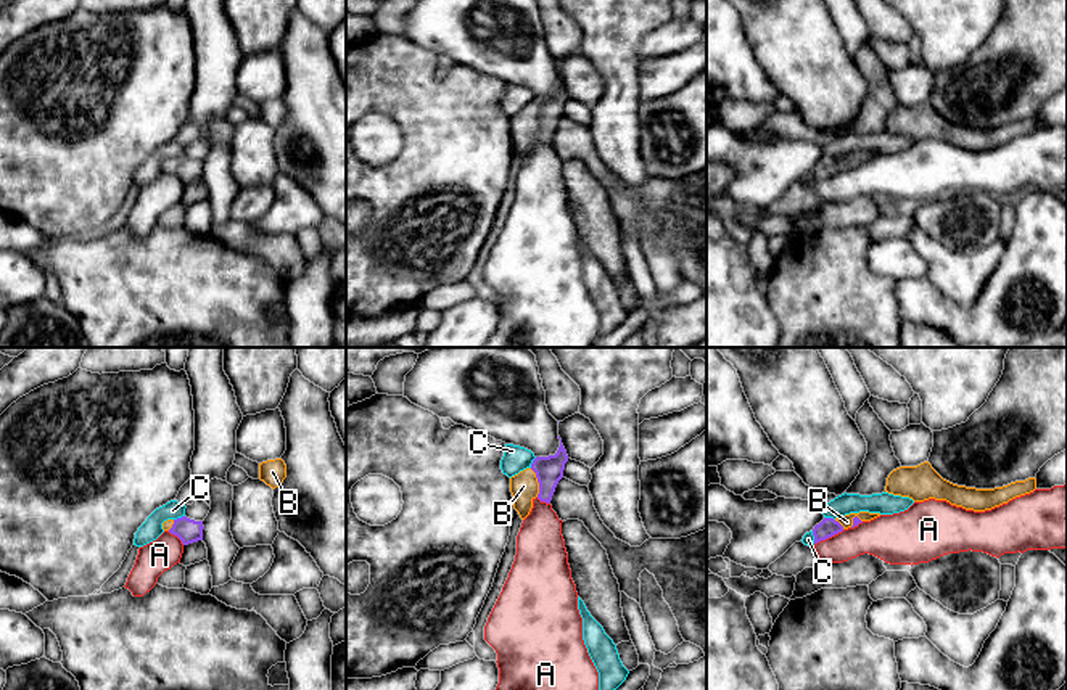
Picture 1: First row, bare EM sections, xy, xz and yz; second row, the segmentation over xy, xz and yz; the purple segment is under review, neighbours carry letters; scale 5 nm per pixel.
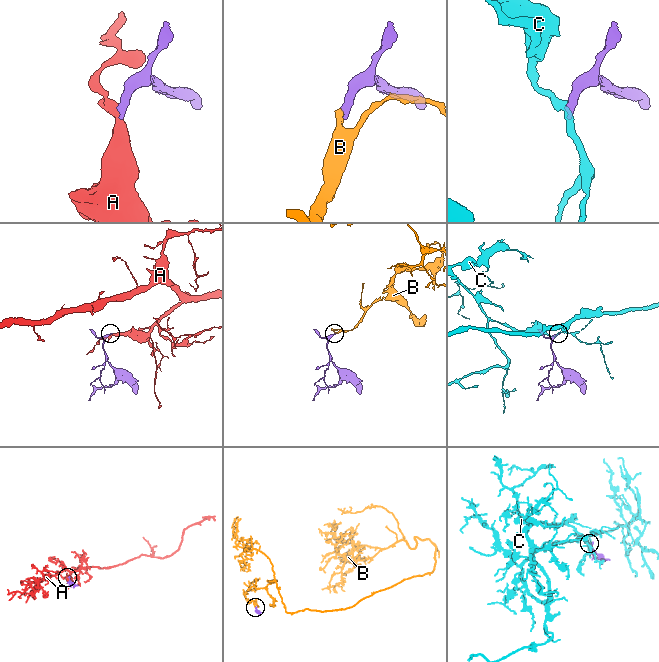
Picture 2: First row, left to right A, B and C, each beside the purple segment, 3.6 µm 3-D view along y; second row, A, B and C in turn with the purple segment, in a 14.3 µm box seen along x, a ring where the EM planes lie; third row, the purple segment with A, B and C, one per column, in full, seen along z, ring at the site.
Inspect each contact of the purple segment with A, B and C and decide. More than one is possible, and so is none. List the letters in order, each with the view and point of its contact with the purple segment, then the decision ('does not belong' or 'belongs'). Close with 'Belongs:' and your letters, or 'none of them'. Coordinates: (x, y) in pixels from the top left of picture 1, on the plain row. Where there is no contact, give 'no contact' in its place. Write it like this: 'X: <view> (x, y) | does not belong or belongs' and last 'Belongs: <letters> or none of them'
A: yz (829, 176) | does not belong
B: xz (538, 121) | belongs
C: xy (179, 158) | does not belong
Belongs: B

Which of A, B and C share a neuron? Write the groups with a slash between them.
A / B / C

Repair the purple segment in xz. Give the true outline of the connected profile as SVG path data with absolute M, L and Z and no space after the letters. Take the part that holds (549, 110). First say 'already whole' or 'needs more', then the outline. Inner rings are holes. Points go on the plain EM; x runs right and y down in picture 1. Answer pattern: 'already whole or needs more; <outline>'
needs more; M560 79L555 95L536 97L529 108L510 117L513 148L521 159L529 154L536 137L550 143L558 121L563 117L566 101L568 95Z

